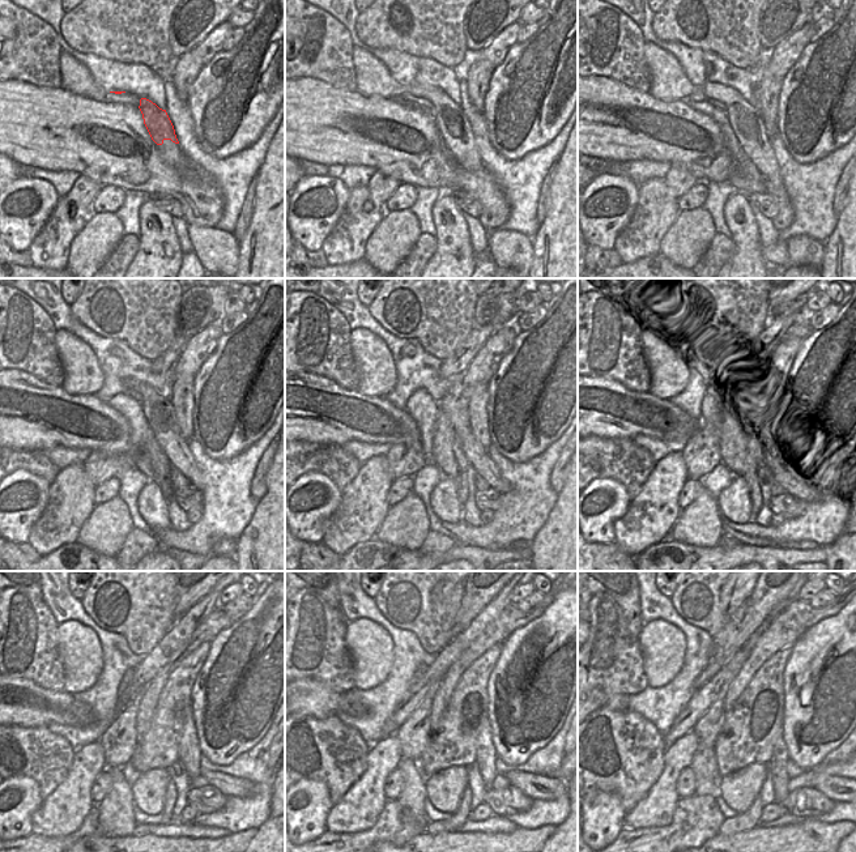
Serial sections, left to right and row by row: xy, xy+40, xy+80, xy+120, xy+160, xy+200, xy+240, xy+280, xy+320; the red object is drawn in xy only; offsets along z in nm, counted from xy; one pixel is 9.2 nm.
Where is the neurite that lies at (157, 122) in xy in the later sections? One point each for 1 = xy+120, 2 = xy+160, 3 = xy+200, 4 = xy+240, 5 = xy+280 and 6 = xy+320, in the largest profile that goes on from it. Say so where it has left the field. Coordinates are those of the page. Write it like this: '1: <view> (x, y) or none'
1: xy+120 (160, 414)
2: xy+160 (455, 408)
3: xy+200 (805, 490)
4: xy+240 (230, 786)
5: xy+280 (537, 787)
6: xy+320 (839, 789)

